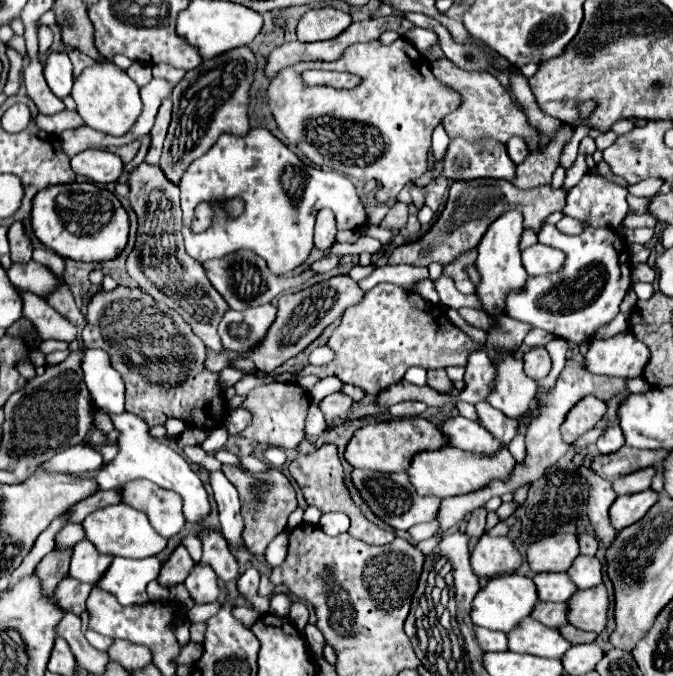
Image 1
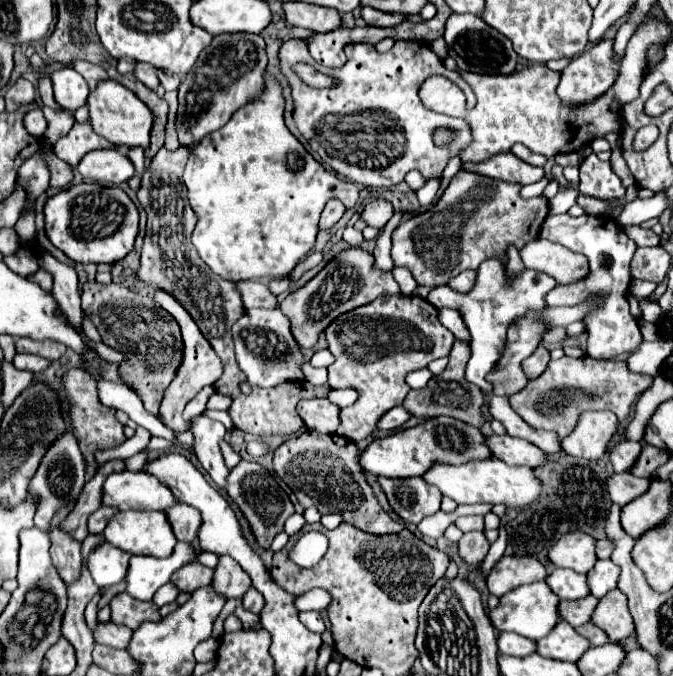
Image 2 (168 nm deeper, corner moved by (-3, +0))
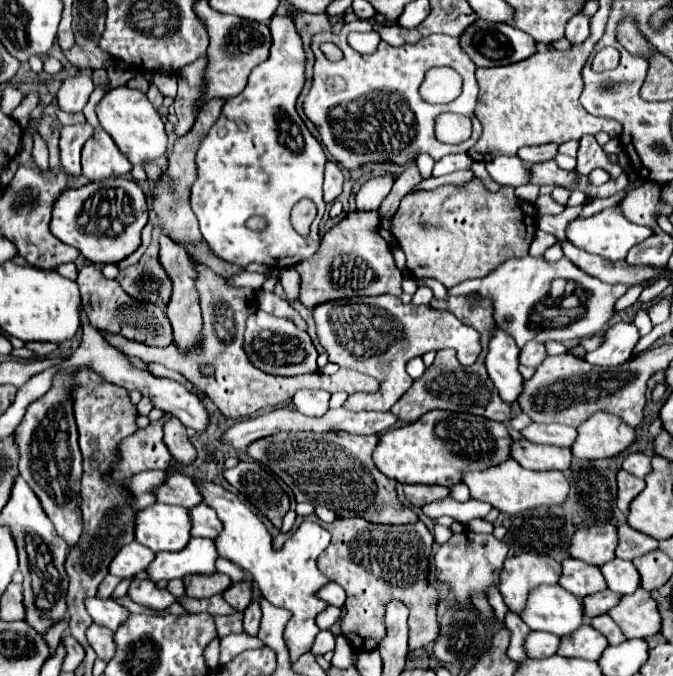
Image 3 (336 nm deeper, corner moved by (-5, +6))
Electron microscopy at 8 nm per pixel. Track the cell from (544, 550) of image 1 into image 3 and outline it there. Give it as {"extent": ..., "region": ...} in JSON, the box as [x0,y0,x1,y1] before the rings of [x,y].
{"extent":[569,524,617,566],"region":[[[611,524],[579,528],[571,536],[569,556],[583,560],[593,566],[603,566],[611,558],[615,558],[613,550],[617,546],[617,530]]]}

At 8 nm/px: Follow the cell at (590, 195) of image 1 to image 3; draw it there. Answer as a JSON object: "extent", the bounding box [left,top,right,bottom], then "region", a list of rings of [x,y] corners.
{"extent":[577,136,623,180],"region":[[[587,136],[587,138],[581,138],[579,142],[579,154],[577,154],[577,172],[579,174],[589,174],[593,172],[595,168],[603,168],[611,174],[611,180],[615,180],[623,170],[611,162],[611,158],[603,152],[603,148],[597,144],[597,140],[593,136]]]}

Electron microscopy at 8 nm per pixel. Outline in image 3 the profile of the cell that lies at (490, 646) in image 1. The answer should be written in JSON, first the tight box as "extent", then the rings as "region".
{"extent":[525,632,559,658],"region":[[[529,632],[525,636],[525,652],[529,658],[547,658],[557,652],[559,638],[547,632]]]}

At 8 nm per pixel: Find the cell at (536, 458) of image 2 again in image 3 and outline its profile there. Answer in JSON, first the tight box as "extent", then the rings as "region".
{"extent":[511,438,571,470],"region":[[[525,438],[511,442],[511,458],[529,470],[565,470],[571,464],[571,450],[551,444],[535,444]]]}

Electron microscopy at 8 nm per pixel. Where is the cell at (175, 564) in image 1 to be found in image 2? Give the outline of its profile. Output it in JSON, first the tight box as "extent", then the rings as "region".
{"extent":[173,562,213,592],"region":[[[199,562],[195,564],[189,564],[189,566],[183,566],[179,568],[175,574],[173,574],[173,584],[181,590],[181,592],[195,592],[197,588],[203,588],[203,586],[209,586],[213,580],[213,570],[211,568],[205,568],[201,566]]]}

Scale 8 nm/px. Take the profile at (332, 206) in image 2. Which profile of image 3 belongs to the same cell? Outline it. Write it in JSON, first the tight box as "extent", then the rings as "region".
{"extent":[325,162,343,204],"region":[[[327,162],[325,166],[325,202],[333,204],[343,192],[343,174],[335,162]]]}

